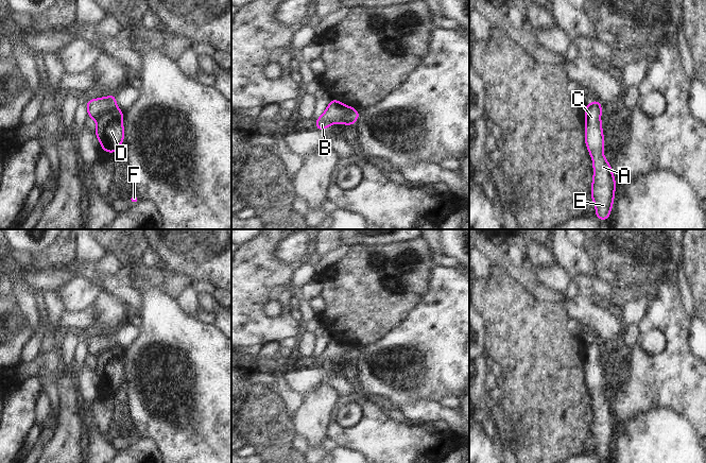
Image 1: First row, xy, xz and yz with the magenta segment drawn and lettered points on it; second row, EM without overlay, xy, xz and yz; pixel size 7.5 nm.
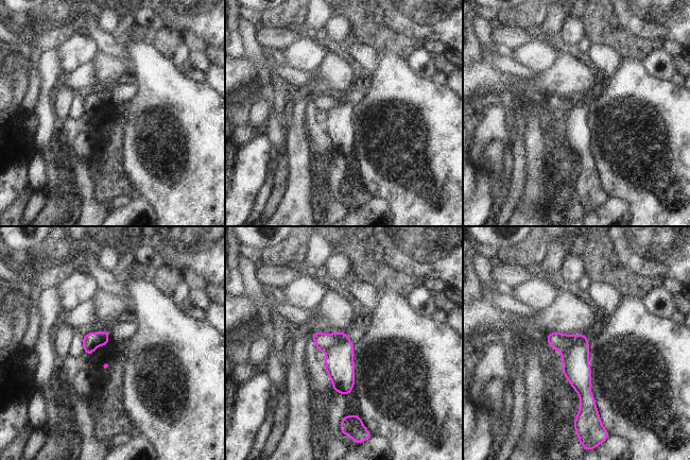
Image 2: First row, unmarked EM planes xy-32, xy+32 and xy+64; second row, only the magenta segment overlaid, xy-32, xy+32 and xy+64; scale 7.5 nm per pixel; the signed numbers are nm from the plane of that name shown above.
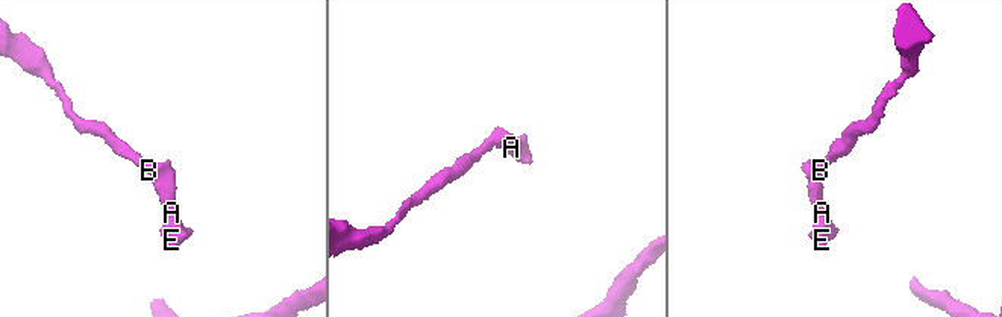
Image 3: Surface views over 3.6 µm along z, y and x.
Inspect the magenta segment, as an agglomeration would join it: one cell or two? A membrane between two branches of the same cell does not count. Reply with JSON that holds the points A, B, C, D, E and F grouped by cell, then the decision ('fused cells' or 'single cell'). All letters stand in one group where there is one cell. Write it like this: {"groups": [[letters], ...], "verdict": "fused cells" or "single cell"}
{"groups": [["A", "C", "D", "E", "F"], ["B"]], "verdict": "fused cells"}

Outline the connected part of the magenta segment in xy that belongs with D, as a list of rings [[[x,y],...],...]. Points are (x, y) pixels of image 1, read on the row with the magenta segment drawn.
[[[119,108],[101,114],[97,119],[94,134],[100,140],[103,151],[115,153],[122,144],[124,138],[123,112]]]

